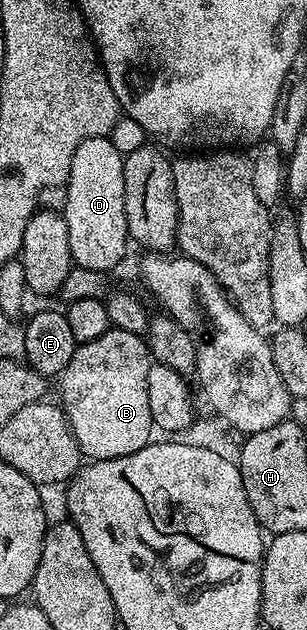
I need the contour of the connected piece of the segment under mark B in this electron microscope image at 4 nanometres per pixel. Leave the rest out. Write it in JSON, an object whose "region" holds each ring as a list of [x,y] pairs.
{"region":[[[116,327],[101,333],[97,341],[76,346],[73,358],[61,376],[61,406],[79,450],[88,460],[125,457],[152,442],[149,405],[152,362],[144,336],[125,333]]]}

